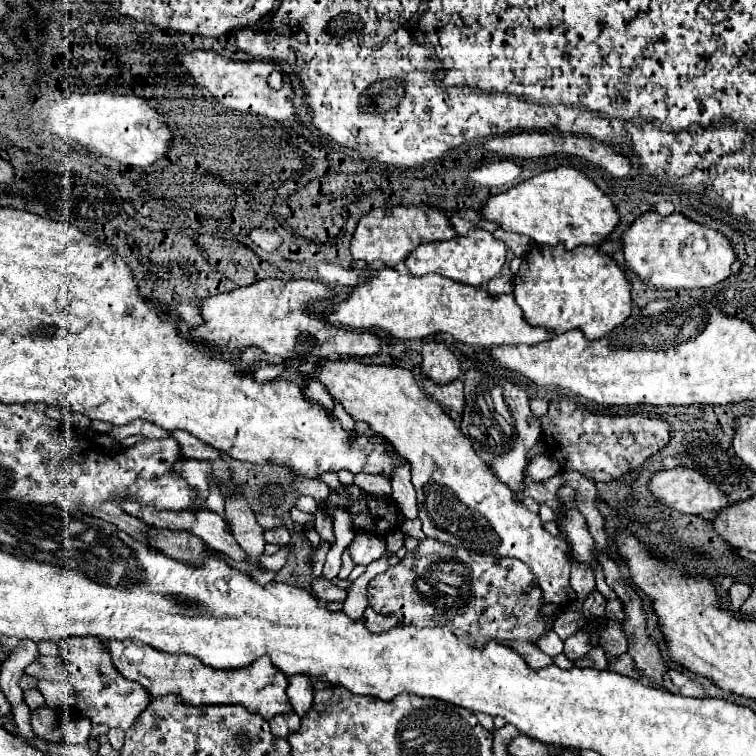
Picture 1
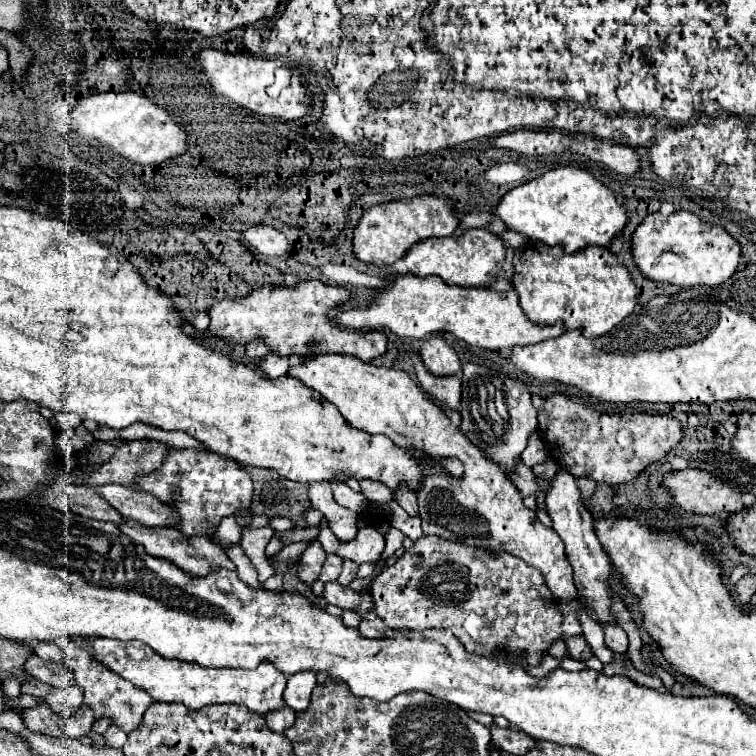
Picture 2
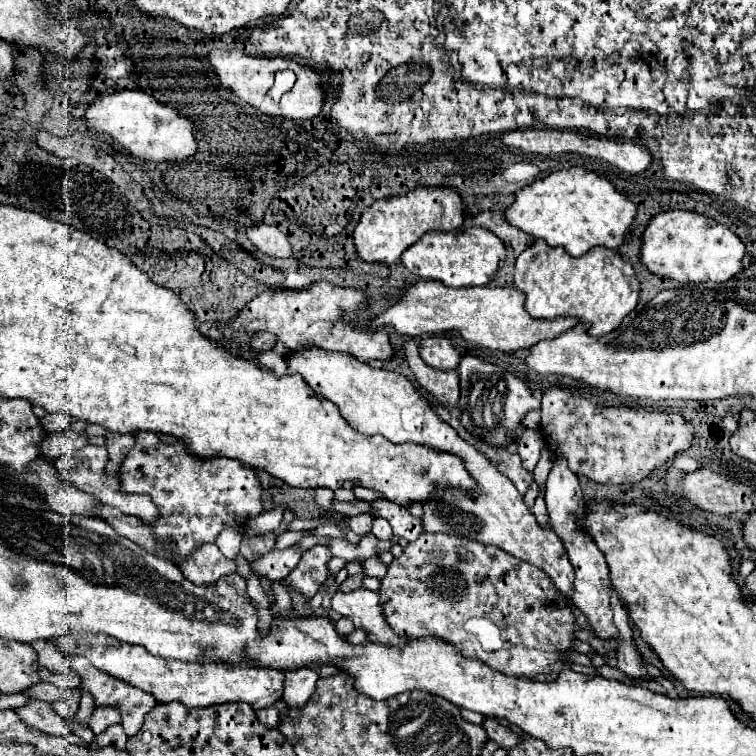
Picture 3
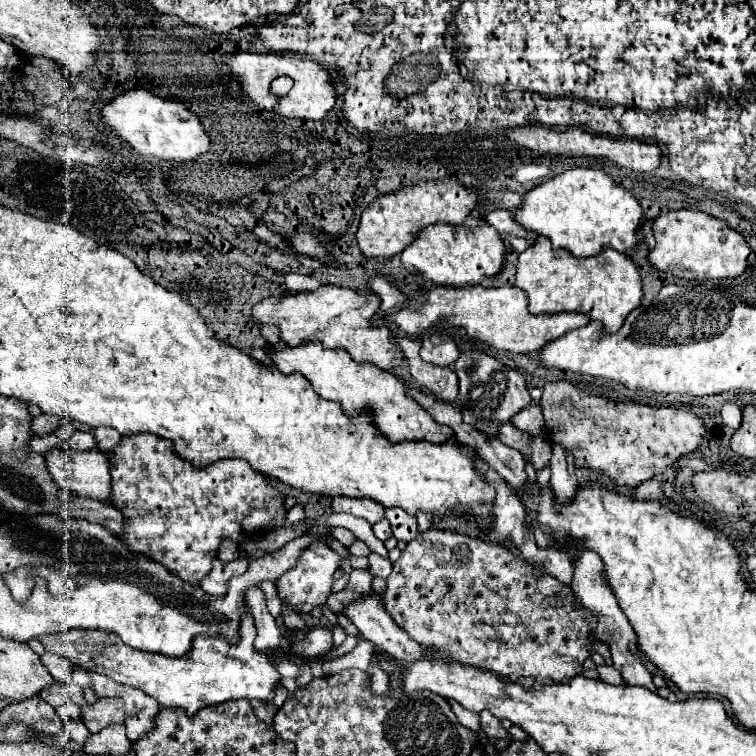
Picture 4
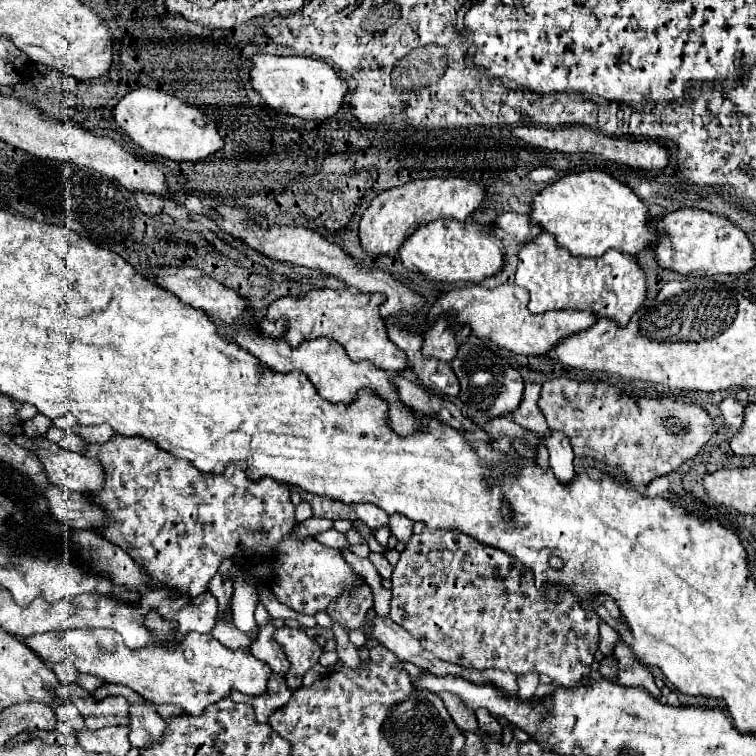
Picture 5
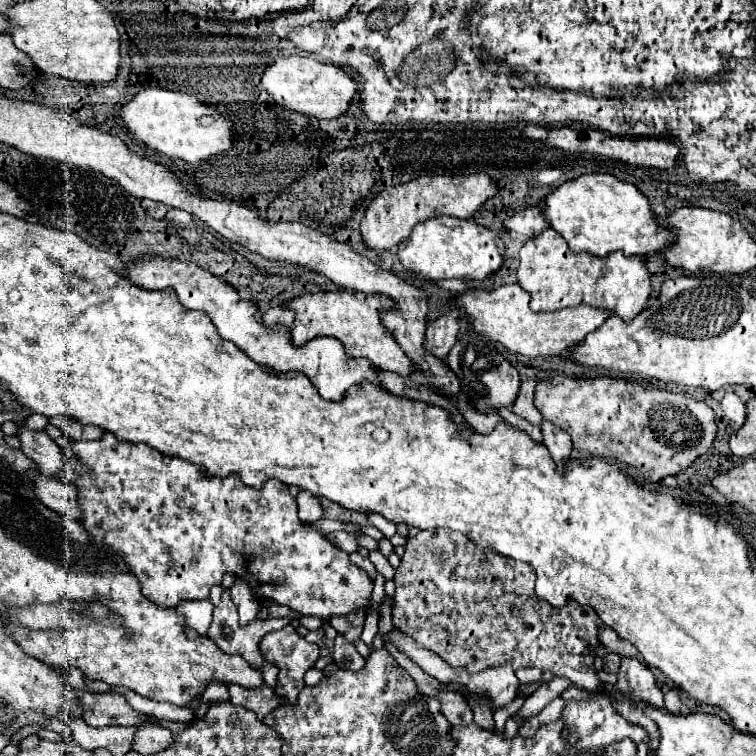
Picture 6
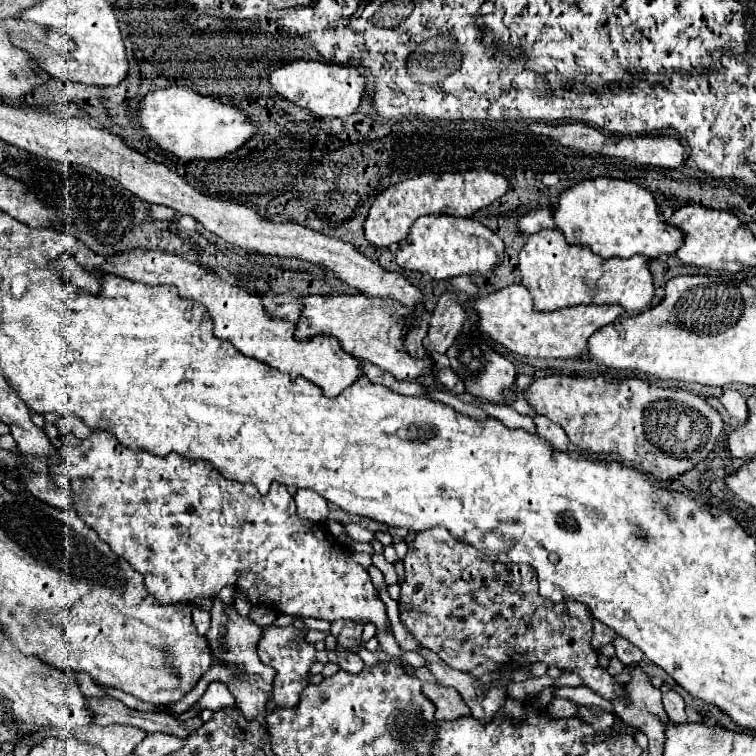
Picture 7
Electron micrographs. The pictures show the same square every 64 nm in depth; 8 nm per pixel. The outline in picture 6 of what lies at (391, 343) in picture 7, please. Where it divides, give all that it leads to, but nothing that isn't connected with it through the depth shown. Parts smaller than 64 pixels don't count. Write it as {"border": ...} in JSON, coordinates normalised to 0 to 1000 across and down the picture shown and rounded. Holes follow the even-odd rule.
{"border":[[[442,384],[442,386],[415,386],[415,389],[402,389],[389,397],[381,397],[373,402],[376,410],[386,410],[392,415],[389,421],[389,434],[386,434],[386,455],[399,458],[402,452],[421,447],[421,444],[439,444],[447,447],[458,468],[463,474],[487,474],[500,484],[503,489],[516,489],[524,495],[542,495],[548,489],[545,479],[529,463],[519,442],[505,431],[503,426],[503,413],[521,405],[521,399],[508,392],[508,389],[474,389],[463,384]]]}

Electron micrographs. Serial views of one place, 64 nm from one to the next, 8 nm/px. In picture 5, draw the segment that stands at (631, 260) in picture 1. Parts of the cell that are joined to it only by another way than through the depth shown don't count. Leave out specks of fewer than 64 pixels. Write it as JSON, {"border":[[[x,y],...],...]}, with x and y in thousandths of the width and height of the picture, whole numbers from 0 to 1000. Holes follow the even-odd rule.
{"border":[[[899,275],[878,283],[868,296],[868,307],[870,320],[865,339],[870,352],[892,357],[902,365],[979,365],[997,352],[997,325],[992,323],[989,312],[950,283],[923,275]]]}

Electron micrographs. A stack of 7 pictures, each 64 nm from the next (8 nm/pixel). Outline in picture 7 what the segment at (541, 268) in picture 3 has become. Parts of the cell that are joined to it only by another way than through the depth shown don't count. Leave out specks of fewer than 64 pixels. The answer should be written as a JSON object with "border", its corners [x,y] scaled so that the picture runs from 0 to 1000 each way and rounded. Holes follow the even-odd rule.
{"border":[[[714,304],[698,315],[688,331],[688,362],[706,394],[706,407],[714,413],[765,402],[817,402],[831,418],[844,418],[865,392],[862,362],[852,339],[799,344],[772,325],[751,323],[741,304]]]}

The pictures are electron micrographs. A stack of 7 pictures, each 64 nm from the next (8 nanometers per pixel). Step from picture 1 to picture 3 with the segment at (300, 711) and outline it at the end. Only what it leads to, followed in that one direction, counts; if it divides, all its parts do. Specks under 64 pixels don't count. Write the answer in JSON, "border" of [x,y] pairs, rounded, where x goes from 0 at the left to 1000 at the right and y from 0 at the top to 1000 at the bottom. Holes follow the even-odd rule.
{"border":[[[402,881],[386,889],[377,889],[374,927],[384,935],[402,934],[418,911],[422,893]]]}

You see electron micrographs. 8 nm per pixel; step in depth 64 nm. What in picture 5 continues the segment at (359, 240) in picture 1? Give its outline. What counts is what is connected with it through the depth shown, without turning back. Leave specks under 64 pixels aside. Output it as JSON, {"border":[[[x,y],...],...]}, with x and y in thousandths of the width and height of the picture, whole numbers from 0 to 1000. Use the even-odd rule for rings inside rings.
{"border":[[[614,235],[545,238],[534,246],[516,249],[500,257],[481,278],[474,307],[476,325],[484,336],[524,336],[556,296],[566,296],[579,288],[601,288],[614,294],[635,272],[638,262],[638,243],[619,241]]]}

